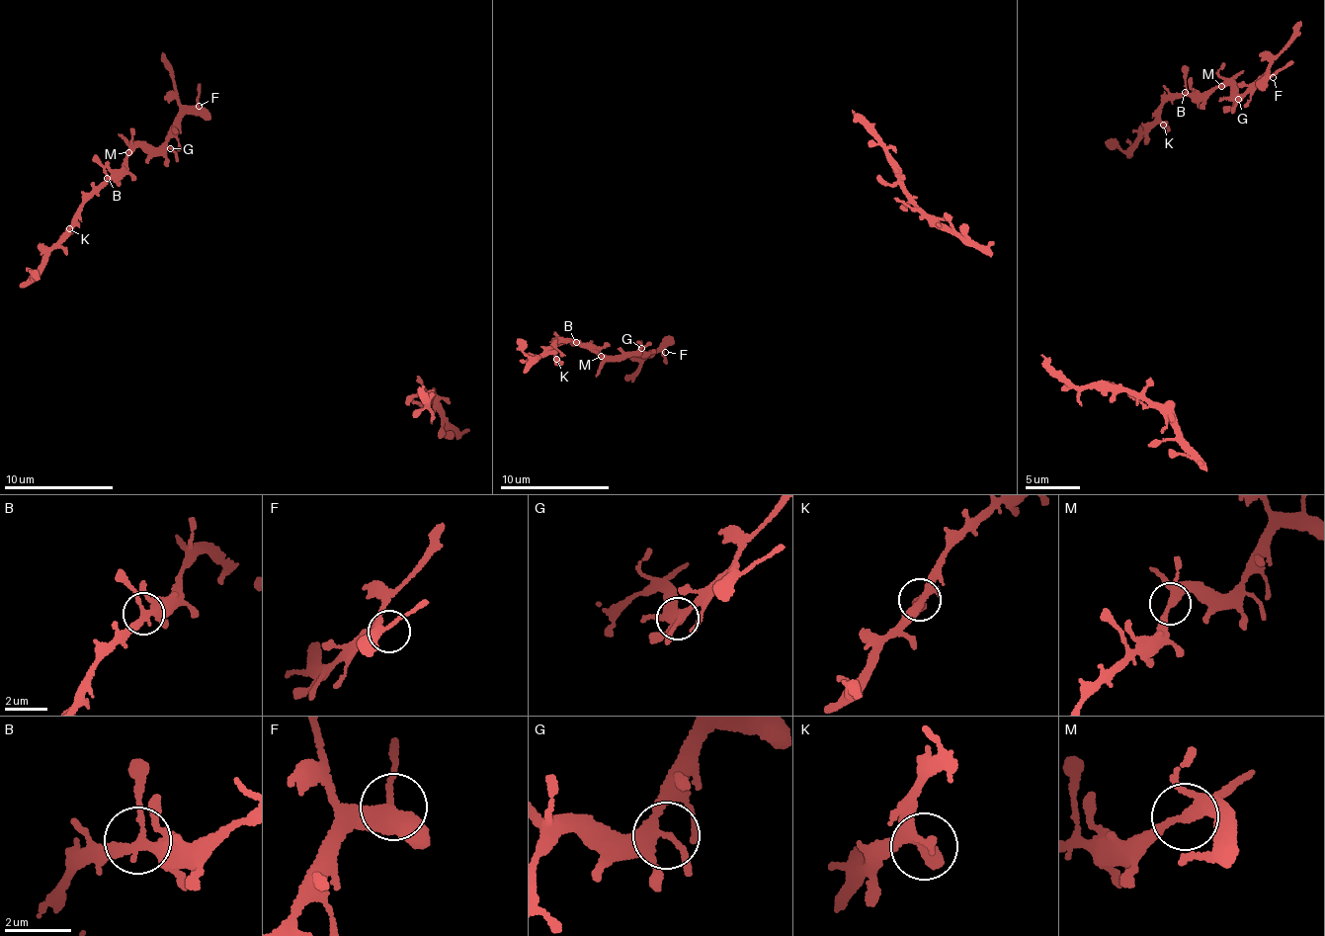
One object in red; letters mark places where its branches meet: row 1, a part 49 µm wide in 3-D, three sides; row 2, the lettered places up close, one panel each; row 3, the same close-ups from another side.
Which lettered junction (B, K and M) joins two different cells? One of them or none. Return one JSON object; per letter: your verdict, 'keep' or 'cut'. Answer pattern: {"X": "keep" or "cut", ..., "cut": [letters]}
{"B": "keep", "K": "keep", "M": "keep", "cut": []}

